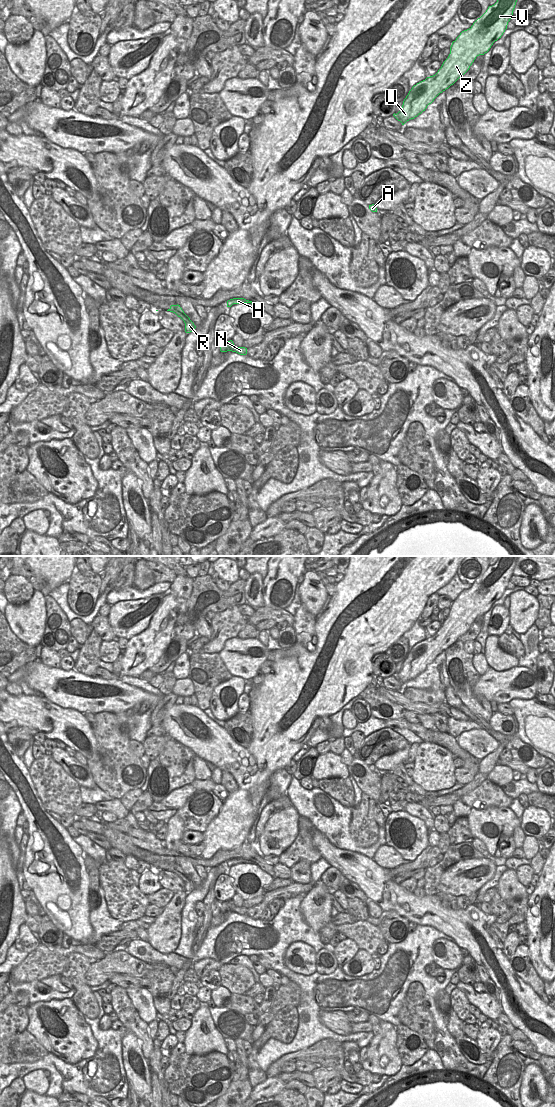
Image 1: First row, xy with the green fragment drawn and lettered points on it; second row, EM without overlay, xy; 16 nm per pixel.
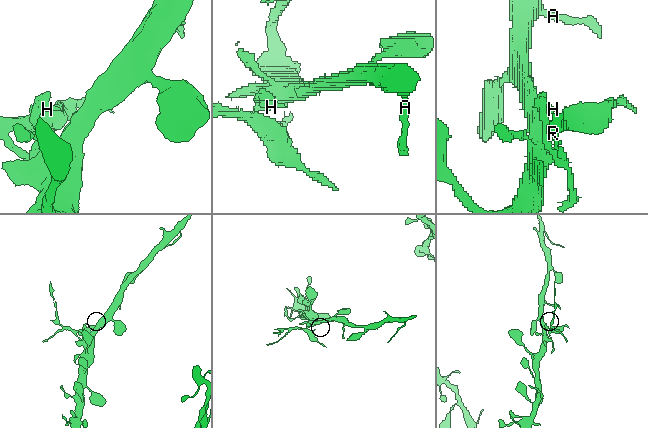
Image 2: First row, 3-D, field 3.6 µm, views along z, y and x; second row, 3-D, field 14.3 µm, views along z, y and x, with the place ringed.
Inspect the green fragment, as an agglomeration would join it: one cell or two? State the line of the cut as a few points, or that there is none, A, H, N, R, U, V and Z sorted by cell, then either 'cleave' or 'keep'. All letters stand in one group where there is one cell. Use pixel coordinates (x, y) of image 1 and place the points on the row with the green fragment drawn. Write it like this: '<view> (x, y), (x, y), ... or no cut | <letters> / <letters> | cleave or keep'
xy (236, 347), (229, 350) | A N U V Z / H R | cleave

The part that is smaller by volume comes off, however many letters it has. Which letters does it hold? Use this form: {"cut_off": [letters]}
{"cut_off": ["H", "R"]}

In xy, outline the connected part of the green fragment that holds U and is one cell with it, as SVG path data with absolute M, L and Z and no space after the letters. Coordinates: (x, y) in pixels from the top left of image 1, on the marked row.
M497 0L494 5L488 7L486 12L469 29L462 31L456 40L452 42L450 54L438 72L414 85L404 99L401 110L397 114L394 113L393 116L404 125L407 121L414 119L425 111L427 106L440 93L463 76L469 70L476 57L487 53L493 43L501 38L513 15L516 2L517 0Z

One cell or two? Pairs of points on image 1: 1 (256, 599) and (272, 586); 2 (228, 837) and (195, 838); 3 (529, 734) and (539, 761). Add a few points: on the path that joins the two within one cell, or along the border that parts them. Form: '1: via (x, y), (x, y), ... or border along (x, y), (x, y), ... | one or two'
1: border along (262, 579), (262, 599), (265, 605) | two
2: border along (203, 832), (203, 839), (201, 841) | two
3: border along (516, 735), (545, 757) | two

